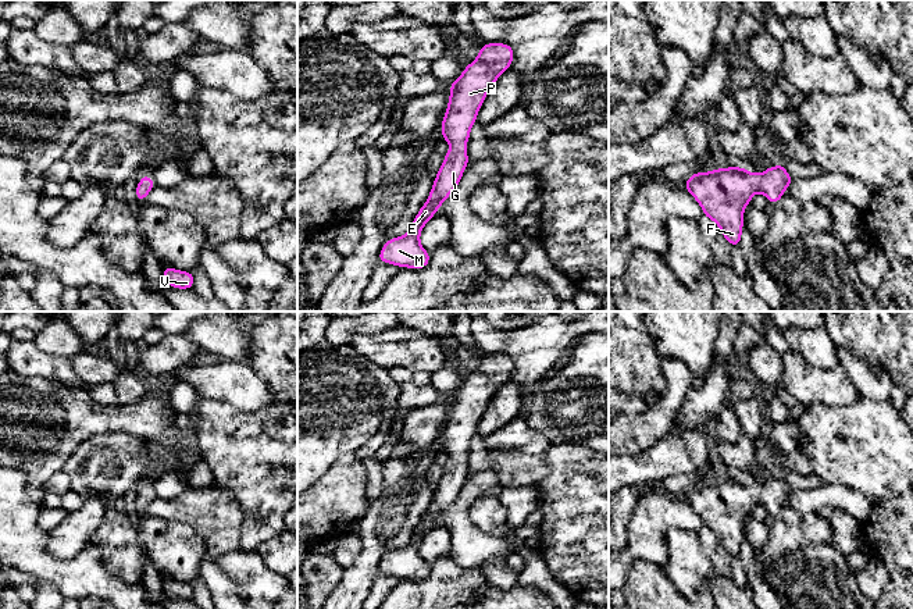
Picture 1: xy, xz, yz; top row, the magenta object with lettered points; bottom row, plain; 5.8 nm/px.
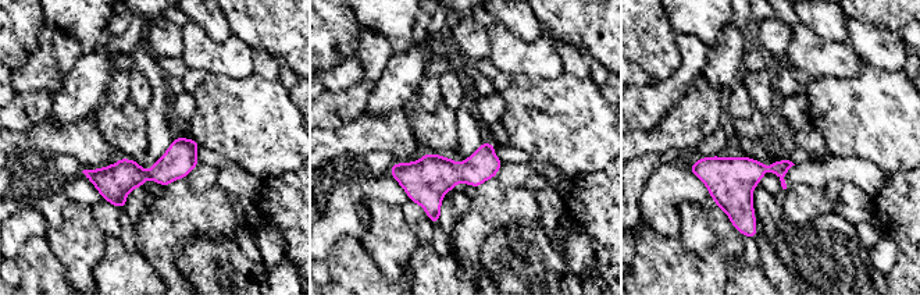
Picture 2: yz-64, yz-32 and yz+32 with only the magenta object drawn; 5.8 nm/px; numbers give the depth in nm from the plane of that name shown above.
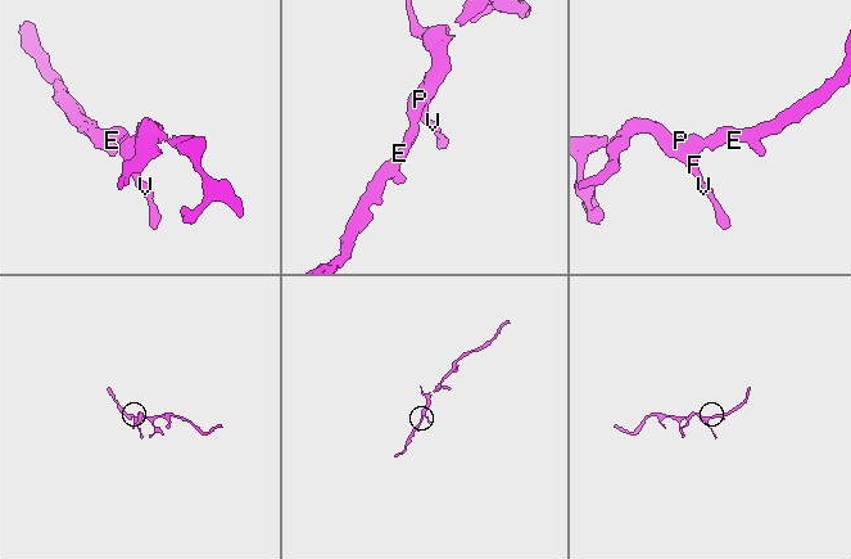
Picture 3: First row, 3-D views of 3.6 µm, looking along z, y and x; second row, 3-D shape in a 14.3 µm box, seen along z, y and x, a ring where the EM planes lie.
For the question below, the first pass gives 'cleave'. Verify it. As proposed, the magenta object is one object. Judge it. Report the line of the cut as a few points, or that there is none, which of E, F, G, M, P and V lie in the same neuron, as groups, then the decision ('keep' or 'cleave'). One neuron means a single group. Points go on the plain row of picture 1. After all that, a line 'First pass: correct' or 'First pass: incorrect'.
cut none; groups E F G M P V; keep
First pass: incorrect

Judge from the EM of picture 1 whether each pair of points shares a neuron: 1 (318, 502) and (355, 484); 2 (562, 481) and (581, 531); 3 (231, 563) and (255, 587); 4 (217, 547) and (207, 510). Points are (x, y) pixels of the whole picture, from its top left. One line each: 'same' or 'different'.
1: same
2: same
3: same
4: same

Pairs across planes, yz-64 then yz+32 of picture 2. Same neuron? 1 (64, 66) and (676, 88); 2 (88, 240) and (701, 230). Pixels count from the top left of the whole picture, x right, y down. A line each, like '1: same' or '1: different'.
1: same
2: same

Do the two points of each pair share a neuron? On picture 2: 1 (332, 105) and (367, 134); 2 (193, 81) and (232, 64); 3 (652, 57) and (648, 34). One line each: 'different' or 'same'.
1: different
2: different
3: same

